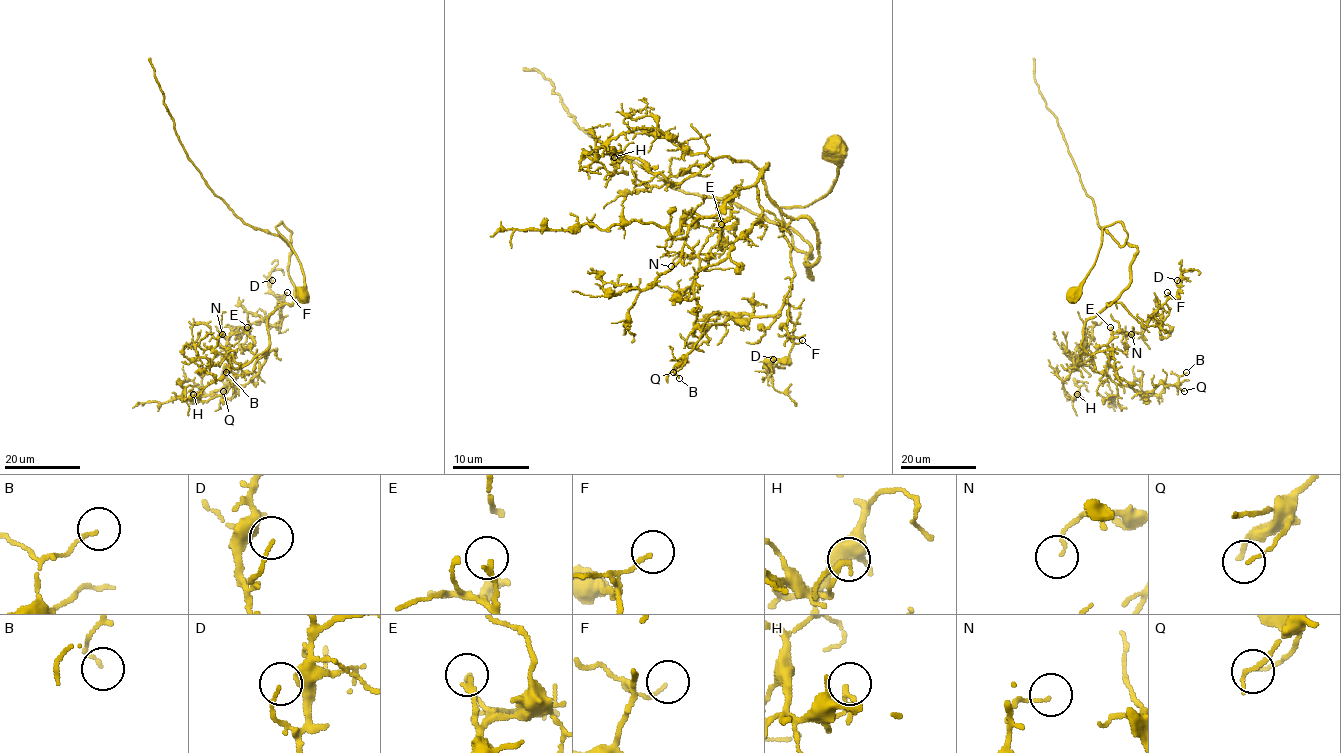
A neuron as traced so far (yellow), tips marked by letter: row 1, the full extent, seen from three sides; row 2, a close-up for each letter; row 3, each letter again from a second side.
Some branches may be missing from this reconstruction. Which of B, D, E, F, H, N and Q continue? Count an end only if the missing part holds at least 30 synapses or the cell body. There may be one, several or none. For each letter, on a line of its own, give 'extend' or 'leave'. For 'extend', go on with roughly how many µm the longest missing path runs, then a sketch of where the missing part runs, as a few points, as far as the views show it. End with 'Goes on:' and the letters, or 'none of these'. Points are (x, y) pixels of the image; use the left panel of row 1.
B: leave
D: leave
E: leave
F: leave
H: leave
N: leave
Q: leave
Goes on: none of these

